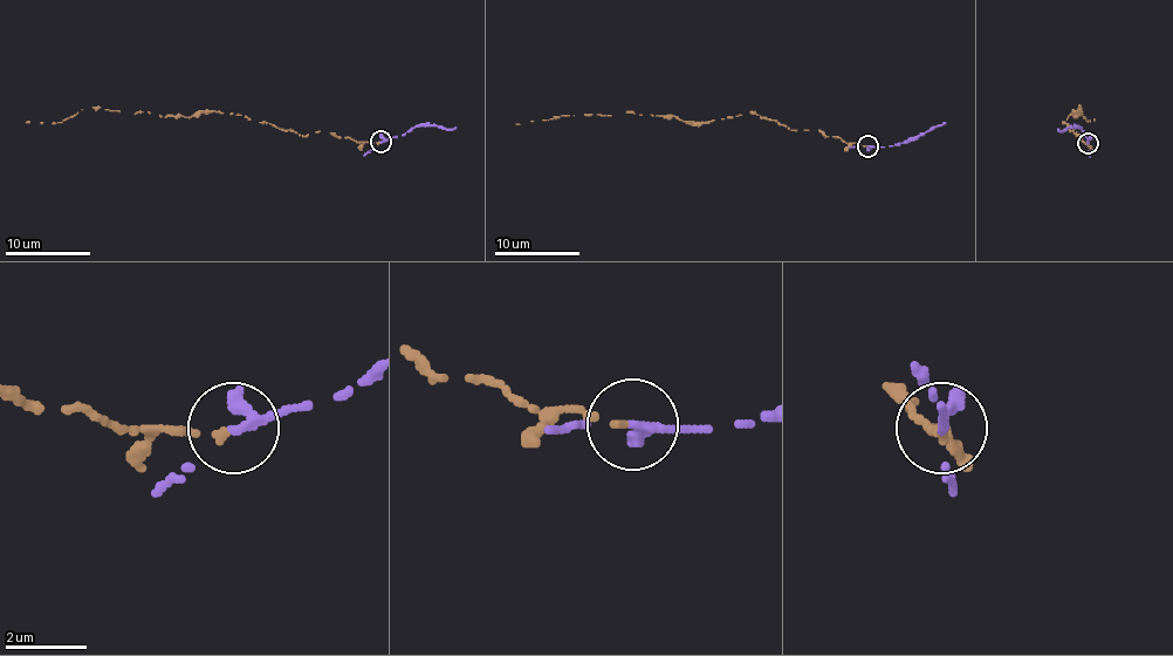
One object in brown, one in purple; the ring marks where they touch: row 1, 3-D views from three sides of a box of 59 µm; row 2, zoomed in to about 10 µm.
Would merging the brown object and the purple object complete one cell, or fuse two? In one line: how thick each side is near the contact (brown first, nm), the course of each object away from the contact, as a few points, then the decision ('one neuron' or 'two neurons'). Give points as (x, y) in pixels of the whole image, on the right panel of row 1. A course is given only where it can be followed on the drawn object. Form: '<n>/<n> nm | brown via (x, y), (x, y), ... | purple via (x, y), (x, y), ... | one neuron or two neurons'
180/170 nm | brown via (1088, 143), (1064, 123), (1069, 114), (1079, 111), (1074, 116), (1078, 107), (1085, 121), (1095, 118) | purple via (1088, 143), (1077, 127), (1058, 129) | two neurons

